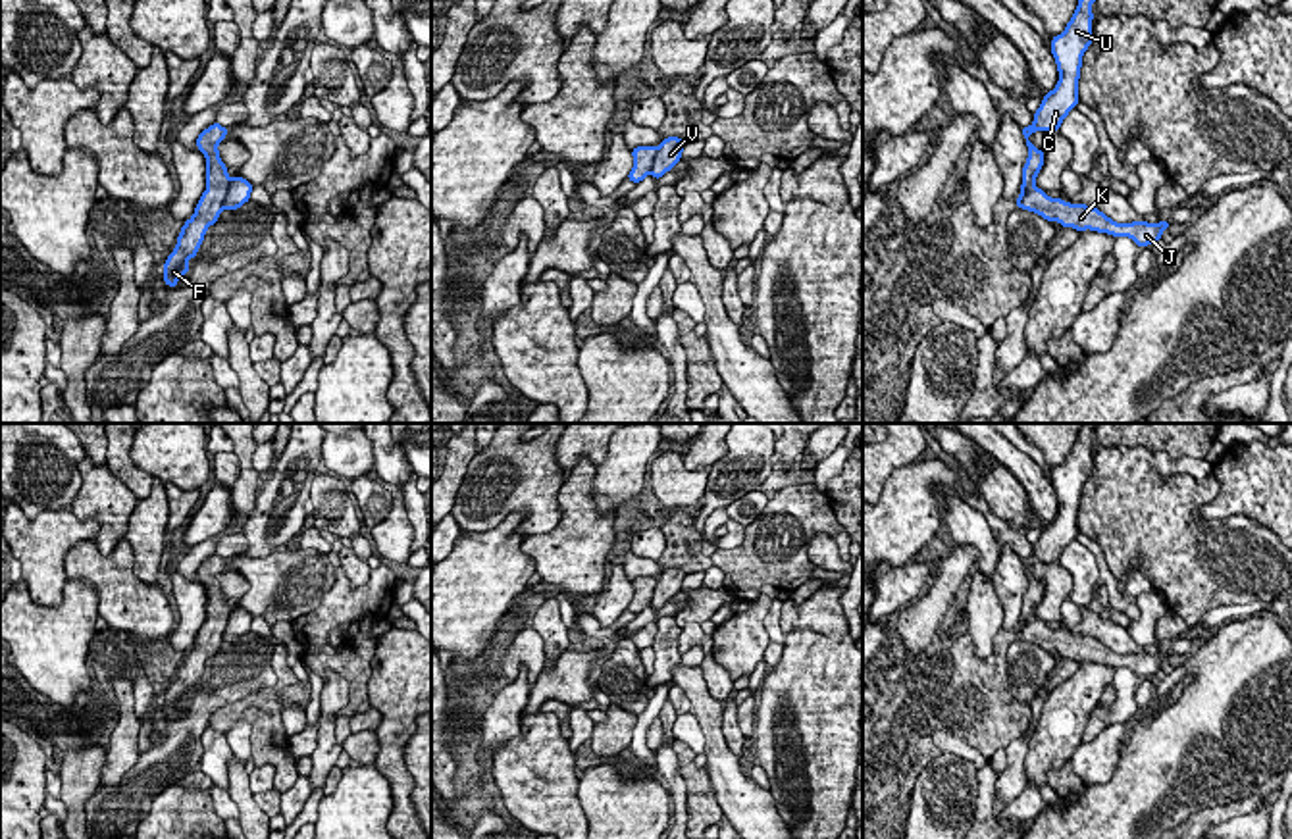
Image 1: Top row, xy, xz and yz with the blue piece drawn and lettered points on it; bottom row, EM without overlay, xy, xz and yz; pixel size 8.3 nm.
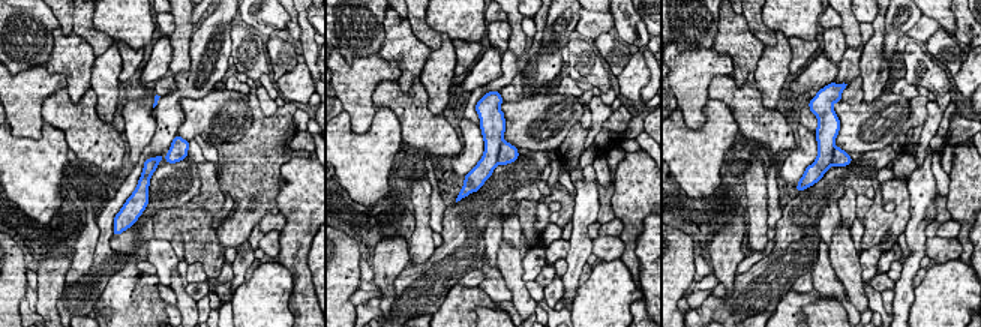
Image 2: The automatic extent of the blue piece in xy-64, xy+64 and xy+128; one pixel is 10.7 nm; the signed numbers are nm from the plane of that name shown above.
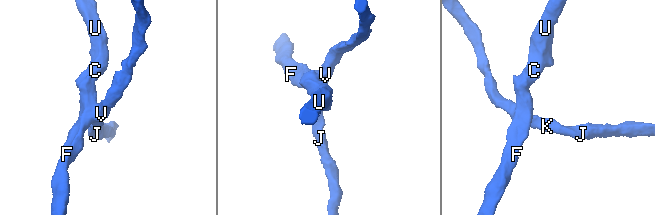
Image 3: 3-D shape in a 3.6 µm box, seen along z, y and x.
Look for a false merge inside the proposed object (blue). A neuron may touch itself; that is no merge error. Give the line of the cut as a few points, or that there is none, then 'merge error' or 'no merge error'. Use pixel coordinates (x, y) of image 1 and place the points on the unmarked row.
cut xy (232, 610), (222, 637); merge error

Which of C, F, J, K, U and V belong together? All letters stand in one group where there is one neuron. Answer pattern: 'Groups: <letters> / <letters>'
Groups: C F U / J K V

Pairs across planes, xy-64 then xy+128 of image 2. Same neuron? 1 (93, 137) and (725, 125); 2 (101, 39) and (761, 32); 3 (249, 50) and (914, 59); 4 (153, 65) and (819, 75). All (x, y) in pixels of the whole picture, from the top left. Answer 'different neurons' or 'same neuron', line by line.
1: different neurons
2: same neuron
3: same neuron
4: same neuron

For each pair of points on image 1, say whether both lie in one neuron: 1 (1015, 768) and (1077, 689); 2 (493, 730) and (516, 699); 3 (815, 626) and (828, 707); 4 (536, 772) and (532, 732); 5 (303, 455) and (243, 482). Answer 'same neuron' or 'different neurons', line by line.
1: different neurons
2: same neuron
3: same neuron
4: same neuron
5: different neurons

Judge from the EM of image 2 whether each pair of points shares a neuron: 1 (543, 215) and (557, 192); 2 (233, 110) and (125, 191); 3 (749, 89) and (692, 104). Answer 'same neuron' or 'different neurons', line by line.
1: same neuron
2: different neurons
3: different neurons

